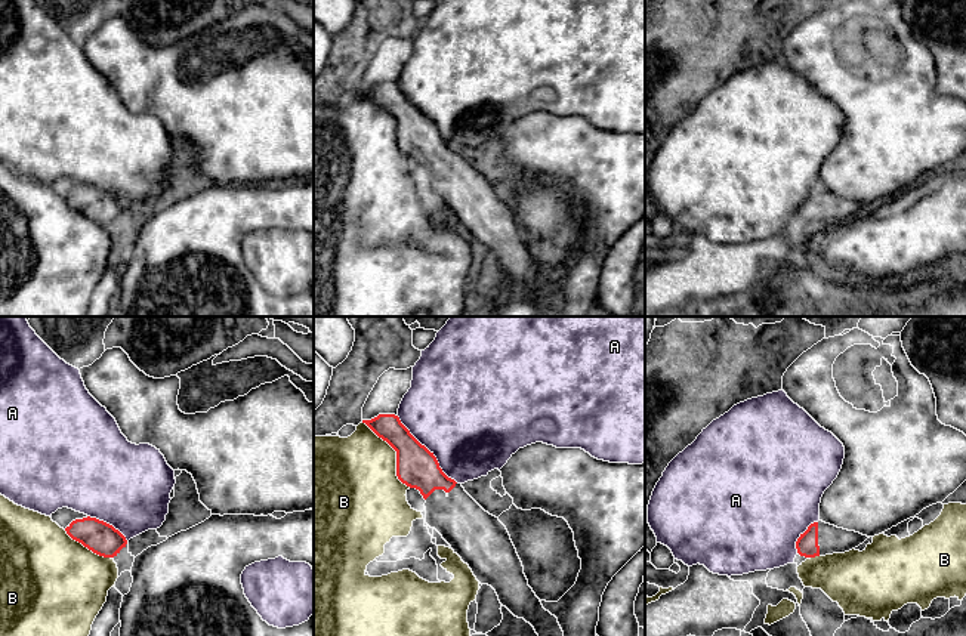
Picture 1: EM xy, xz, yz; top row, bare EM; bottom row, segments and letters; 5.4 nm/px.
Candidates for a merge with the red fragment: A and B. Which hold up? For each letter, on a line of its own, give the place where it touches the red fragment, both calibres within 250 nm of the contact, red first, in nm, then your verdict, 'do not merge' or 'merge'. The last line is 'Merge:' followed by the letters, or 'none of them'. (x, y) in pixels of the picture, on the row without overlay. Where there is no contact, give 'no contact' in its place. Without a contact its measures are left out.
A: meets red in xz at (429, 120); 220 nm thick on the red side, 500 nm on the other; do not merge
B: meets red in xz at (397, 123); 220 nm thick on the red side, 440 nm on the other; do not merge
Merge: none of them

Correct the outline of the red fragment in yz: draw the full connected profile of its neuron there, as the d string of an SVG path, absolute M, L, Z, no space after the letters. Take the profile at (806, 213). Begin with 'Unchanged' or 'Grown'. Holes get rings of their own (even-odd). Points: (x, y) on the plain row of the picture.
Grown. M823 189L814 191L800 203L796 217L800 225L815 226L849 220L862 213L868 206L855 200L837 197Z

